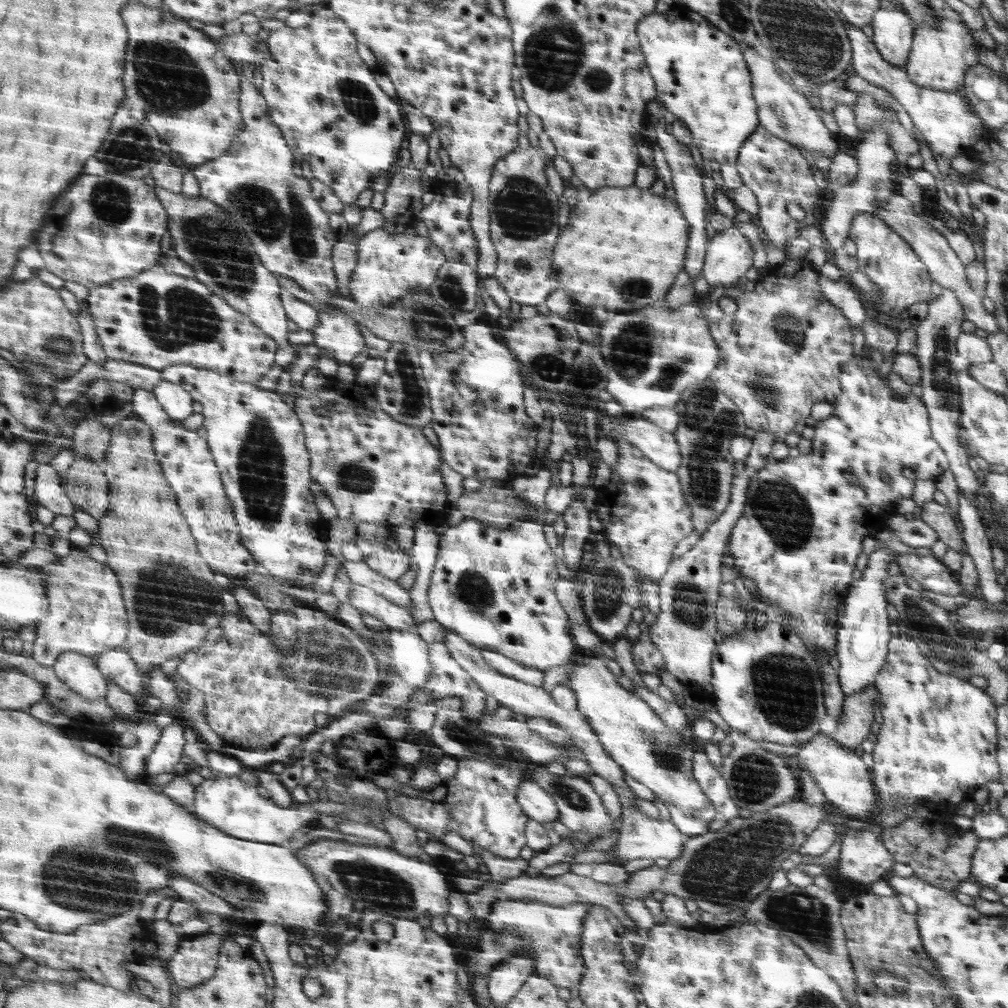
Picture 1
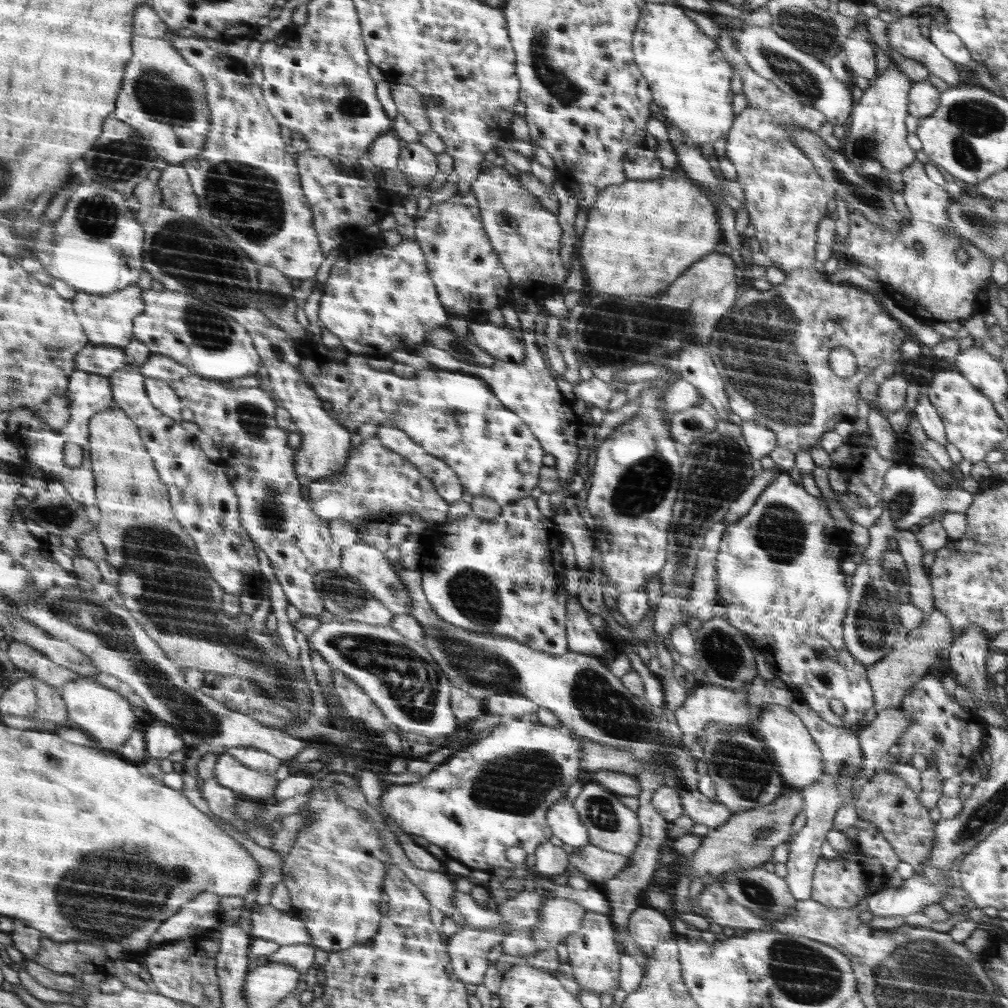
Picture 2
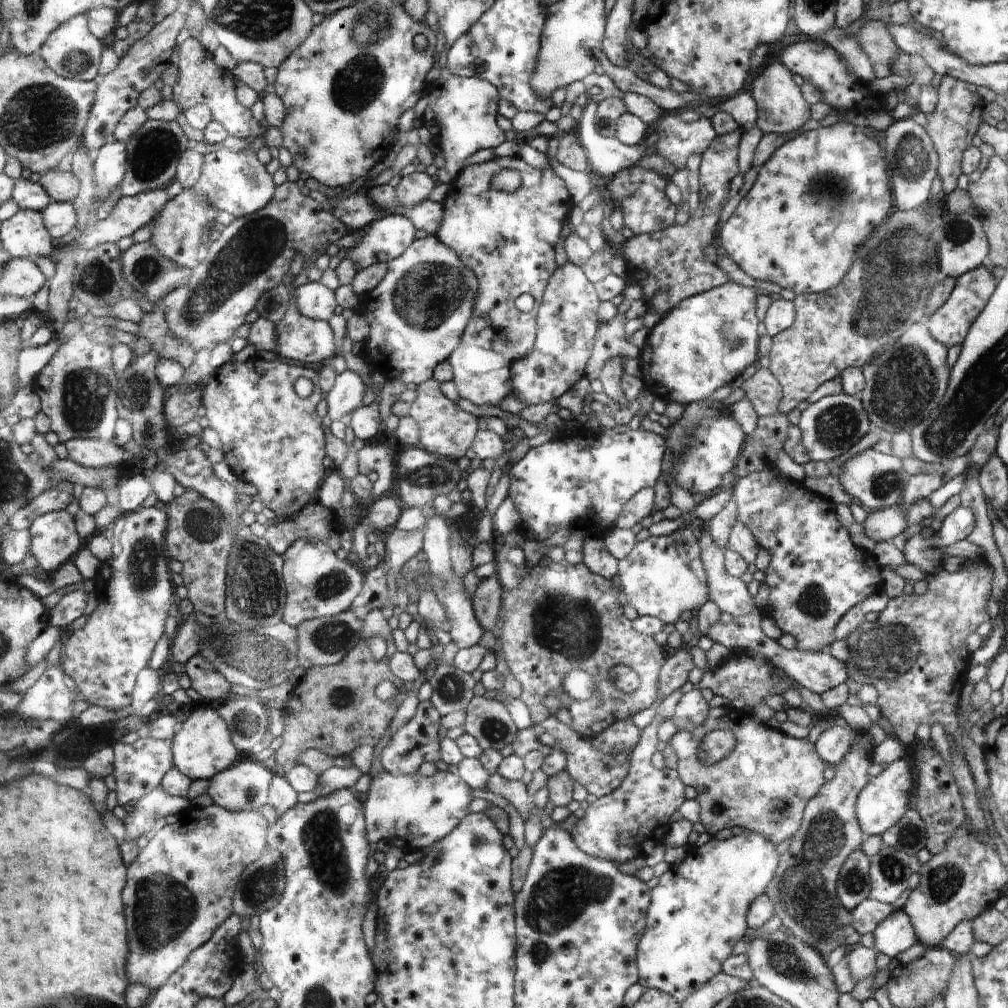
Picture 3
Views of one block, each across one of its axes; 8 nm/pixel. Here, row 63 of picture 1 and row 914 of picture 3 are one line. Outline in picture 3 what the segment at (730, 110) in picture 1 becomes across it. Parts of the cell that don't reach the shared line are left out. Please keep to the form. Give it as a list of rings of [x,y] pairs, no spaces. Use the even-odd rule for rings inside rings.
[[[741,829],[737,830],[735,835],[730,836],[727,840],[718,840],[716,837],[712,837],[704,846],[700,846],[695,849],[690,849],[686,860],[682,864],[671,866],[669,870],[666,870],[662,876],[659,877],[658,884],[654,886],[654,904],[650,904],[650,928],[646,929],[646,936],[642,937],[642,944],[638,944],[638,972],[642,972],[642,980],[639,983],[644,986],[645,989],[656,989],[666,994],[670,994],[676,1002],[684,1002],[690,994],[698,992],[710,978],[716,976],[722,970],[722,964],[730,958],[730,952],[732,952],[732,946],[744,936],[746,932],[746,912],[750,908],[750,904],[764,893],[766,887],[769,886],[770,880],[777,872],[777,866],[780,862],[776,847],[768,838],[761,834],[756,834],[751,830]]]

